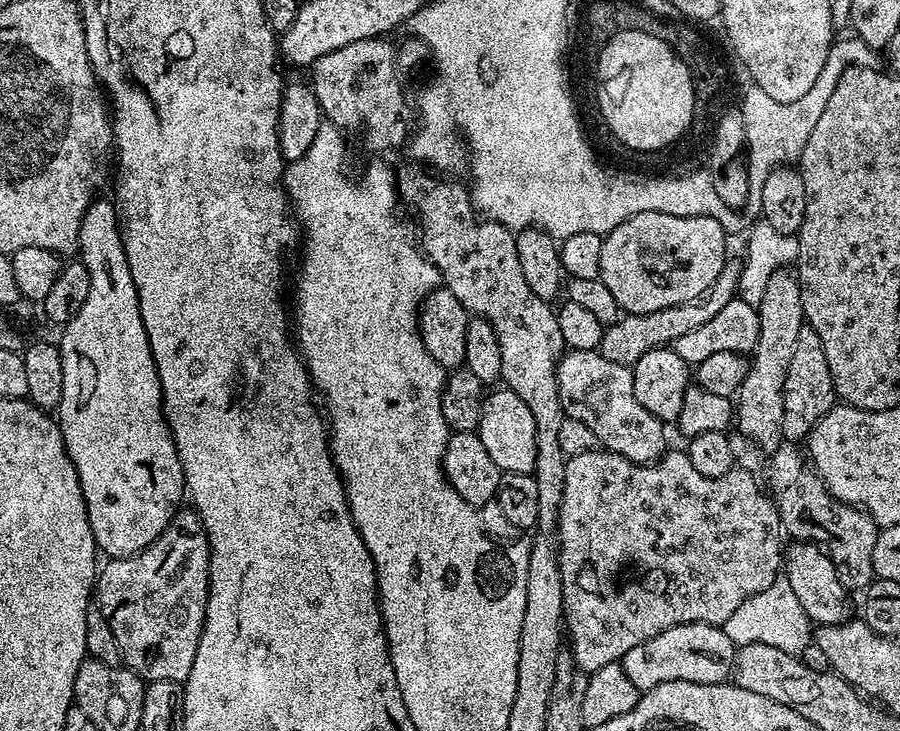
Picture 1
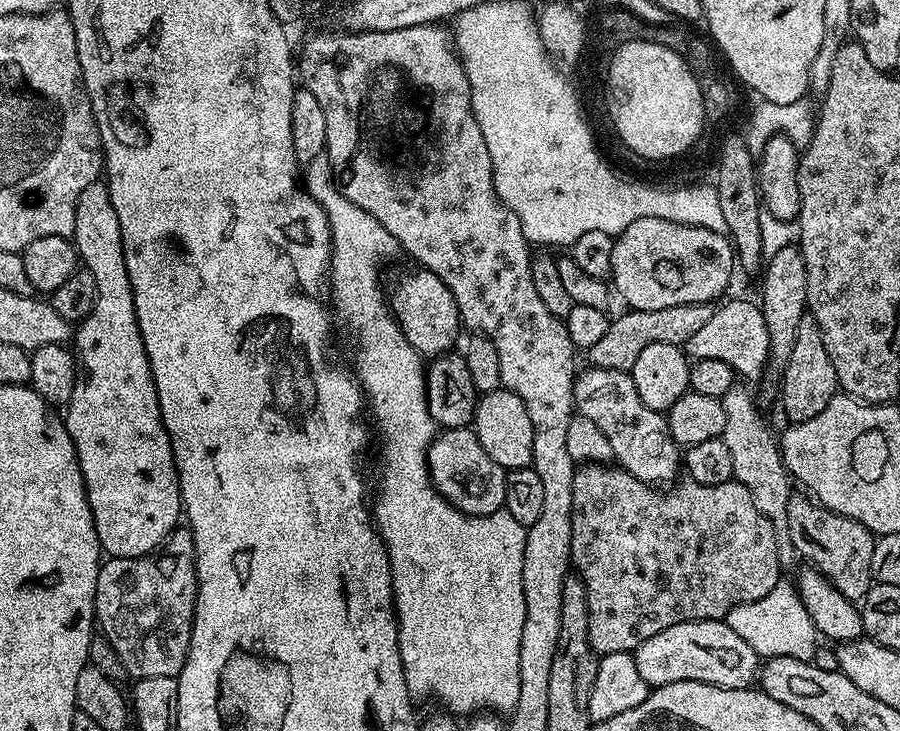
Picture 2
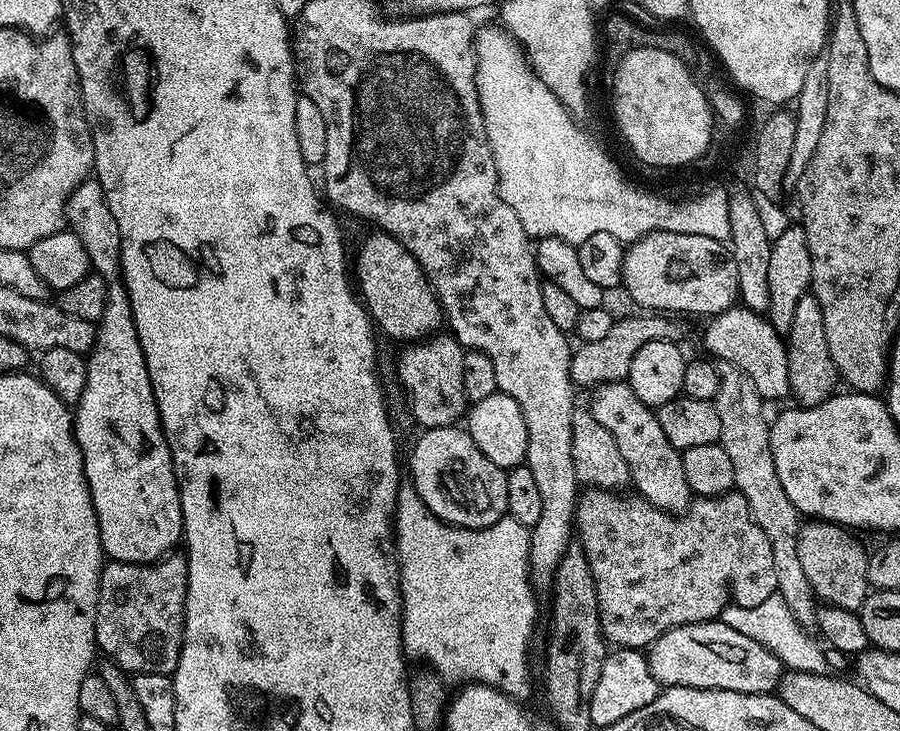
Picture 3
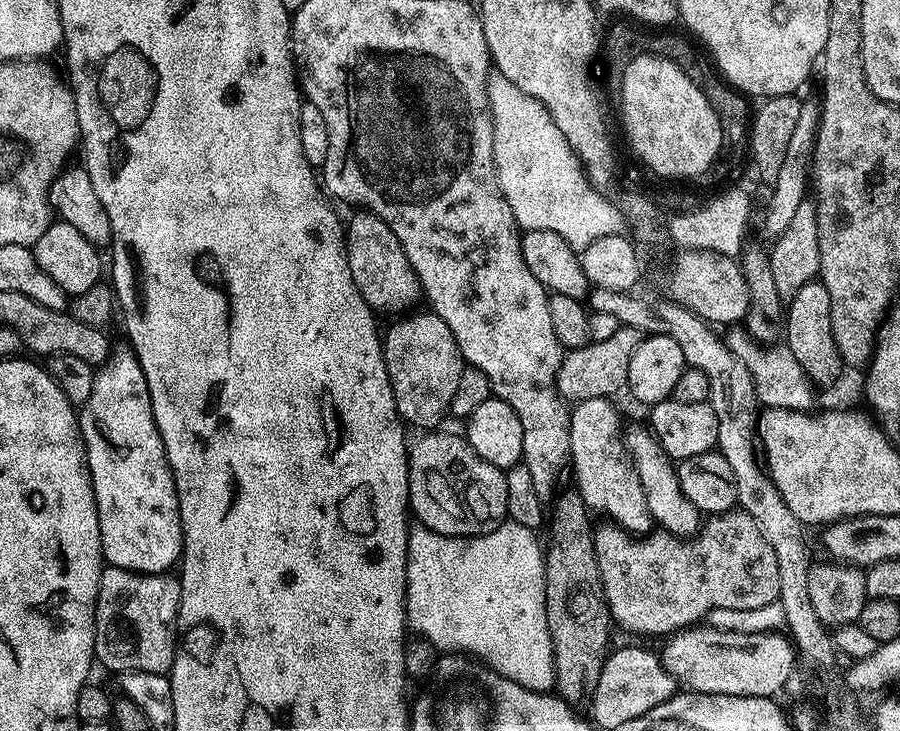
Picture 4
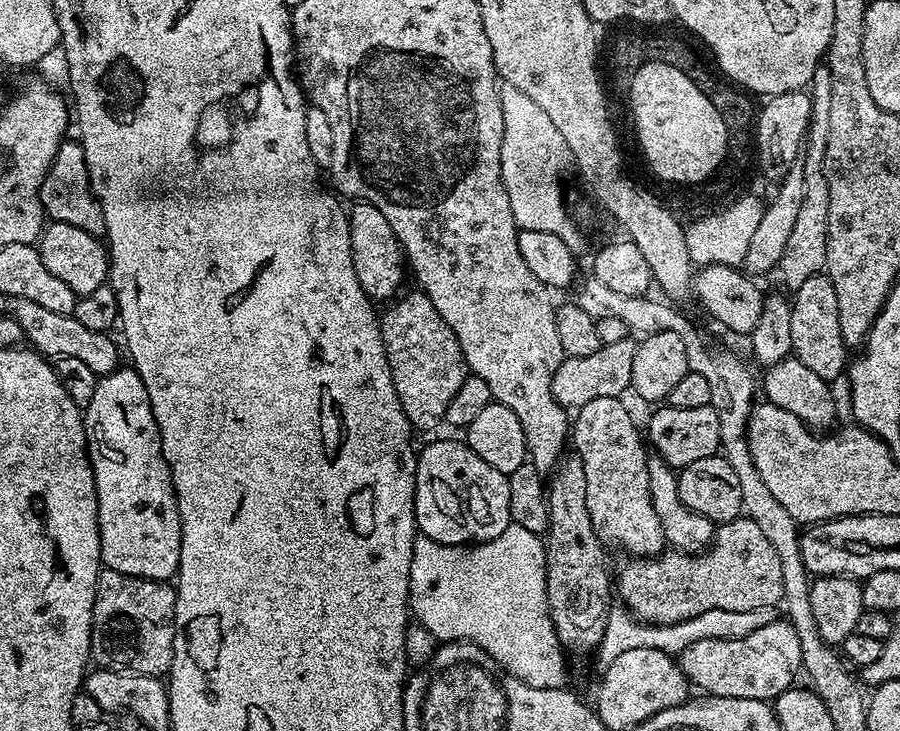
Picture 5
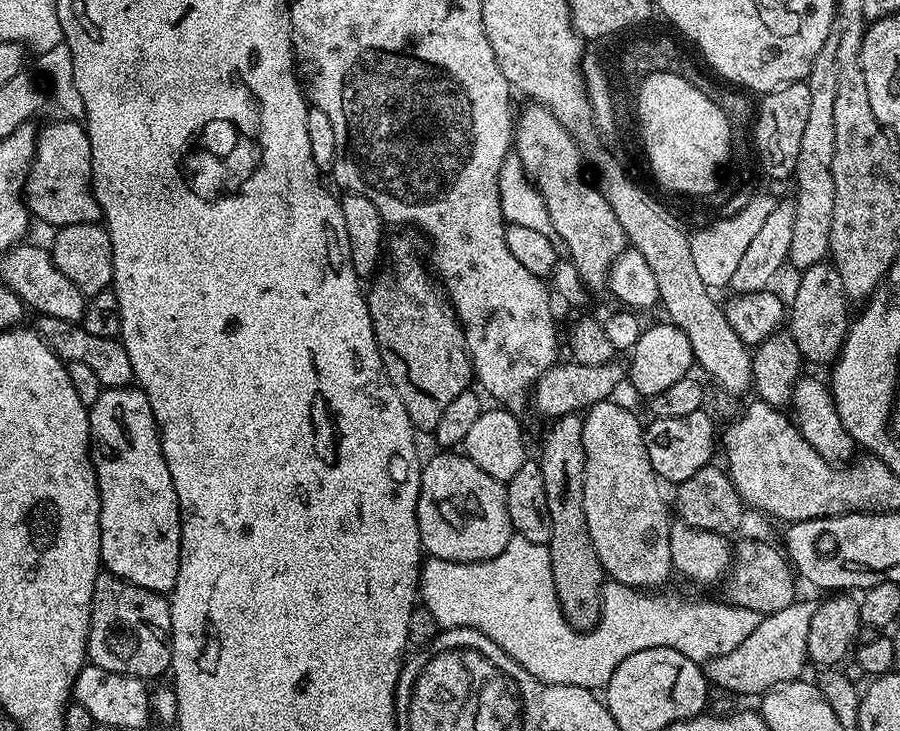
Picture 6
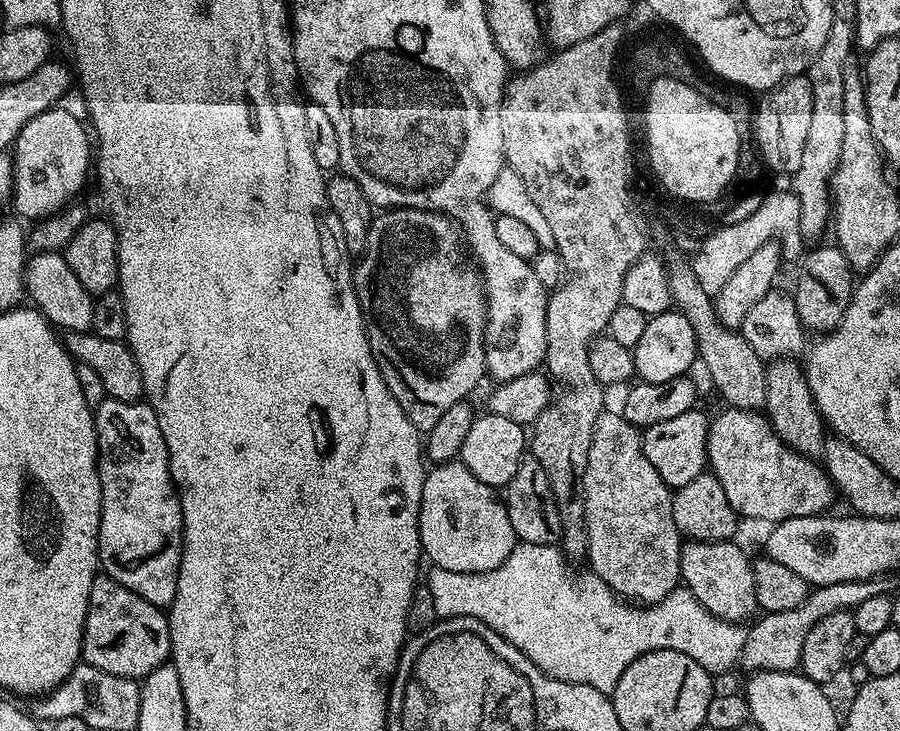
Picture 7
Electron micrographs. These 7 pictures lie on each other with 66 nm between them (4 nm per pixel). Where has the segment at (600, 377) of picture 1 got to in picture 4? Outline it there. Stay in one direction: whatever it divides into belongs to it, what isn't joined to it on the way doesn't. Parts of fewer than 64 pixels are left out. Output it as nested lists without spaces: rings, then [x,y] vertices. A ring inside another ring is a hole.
[[[636,424],[632,429],[623,433],[624,444],[628,447],[628,454],[631,456],[634,466],[638,470],[638,478],[642,482],[642,488],[646,494],[646,506],[648,513],[652,516],[653,521],[663,531],[670,532],[675,536],[691,538],[700,531],[702,523],[702,514],[686,498],[682,492],[682,482],[676,473],[676,464],[662,450],[658,438],[652,433],[651,427]]]

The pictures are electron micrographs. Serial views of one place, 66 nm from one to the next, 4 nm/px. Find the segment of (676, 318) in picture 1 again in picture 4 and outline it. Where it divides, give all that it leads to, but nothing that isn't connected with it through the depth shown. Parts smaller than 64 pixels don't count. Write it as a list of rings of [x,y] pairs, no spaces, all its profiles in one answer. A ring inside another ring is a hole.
[[[620,327],[610,334],[610,338],[592,340],[586,346],[571,349],[560,363],[556,375],[556,388],[569,402],[579,402],[586,398],[605,398],[608,388],[627,389],[630,374],[630,358],[639,346],[642,334],[634,328]]]

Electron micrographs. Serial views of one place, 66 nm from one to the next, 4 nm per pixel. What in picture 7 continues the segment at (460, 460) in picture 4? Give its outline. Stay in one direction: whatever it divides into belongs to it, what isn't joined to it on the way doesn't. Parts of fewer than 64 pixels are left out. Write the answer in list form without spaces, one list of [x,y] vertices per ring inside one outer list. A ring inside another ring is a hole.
[[[459,459],[437,464],[425,475],[420,503],[420,546],[435,567],[455,572],[494,570],[510,558],[516,543],[508,507],[497,489],[478,482]]]

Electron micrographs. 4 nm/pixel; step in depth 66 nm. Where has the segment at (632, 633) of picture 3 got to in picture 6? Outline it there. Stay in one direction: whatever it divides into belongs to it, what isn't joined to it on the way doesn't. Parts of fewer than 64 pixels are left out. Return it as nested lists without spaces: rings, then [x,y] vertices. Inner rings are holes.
[[[744,540],[732,550],[732,567],[722,581],[723,599],[736,608],[760,613],[761,617],[786,610],[798,599],[798,577],[787,555],[779,547],[764,540]]]

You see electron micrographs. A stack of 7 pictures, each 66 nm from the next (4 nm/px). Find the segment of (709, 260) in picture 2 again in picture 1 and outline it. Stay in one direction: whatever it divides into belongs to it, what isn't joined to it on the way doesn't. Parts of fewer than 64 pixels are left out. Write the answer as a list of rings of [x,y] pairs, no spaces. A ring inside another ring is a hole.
[[[657,212],[634,214],[603,237],[598,279],[610,289],[610,294],[614,294],[614,302],[618,302],[628,314],[650,314],[654,310],[690,302],[690,298],[698,298],[698,294],[710,290],[714,278],[722,274],[722,266],[729,255],[724,236],[724,227],[709,216],[675,216]]]

